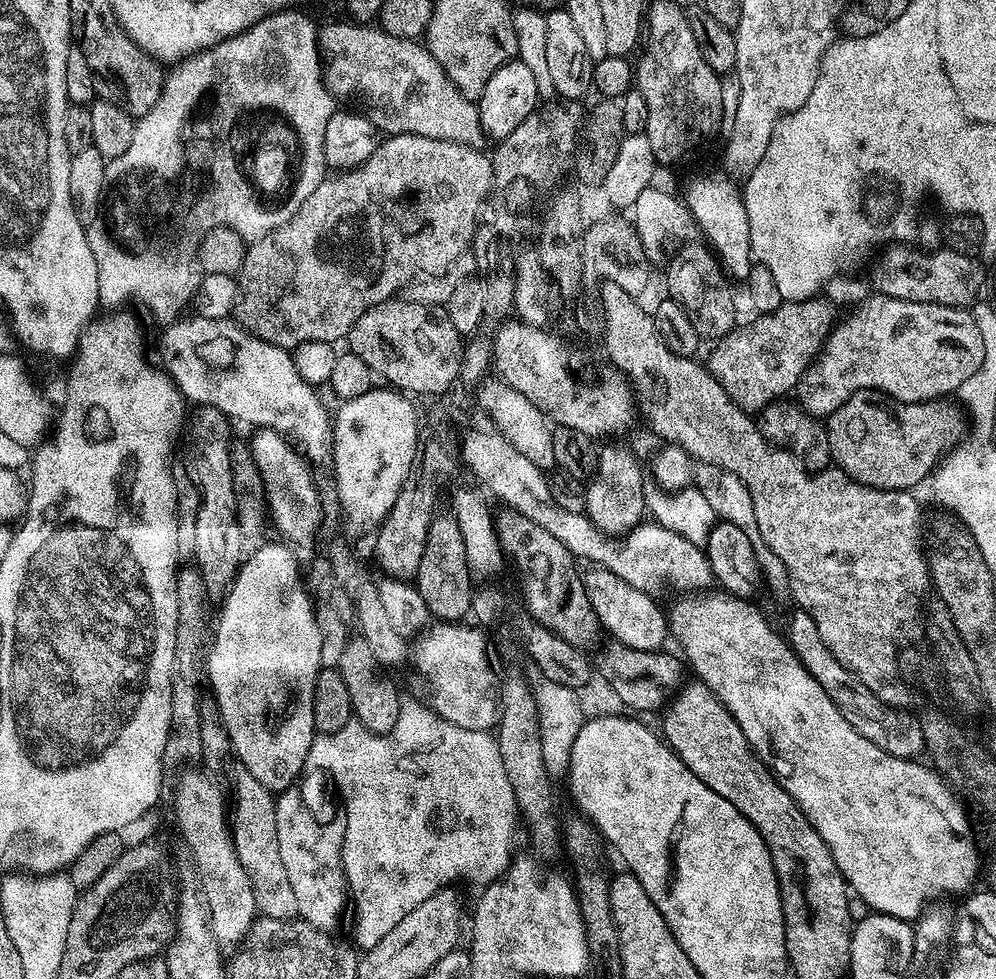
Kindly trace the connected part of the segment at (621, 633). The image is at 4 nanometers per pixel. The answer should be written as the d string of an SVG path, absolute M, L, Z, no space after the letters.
M588 570L582 576L583 592L588 596L588 601L595 614L599 627L605 628L611 639L622 642L634 650L646 650L655 652L665 647L664 639L669 639L670 624L655 604L653 597L649 593L638 590L622 578L603 570Z

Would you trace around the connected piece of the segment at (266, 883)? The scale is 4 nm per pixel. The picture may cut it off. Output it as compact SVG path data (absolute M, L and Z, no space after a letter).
M232 762L228 768L228 780L232 783L230 792L230 827L232 841L238 854L238 862L248 871L254 886L256 910L261 917L270 920L295 920L298 916L298 901L286 875L282 854L278 851L278 818L276 817L276 796L273 789L262 786L250 770L239 762Z

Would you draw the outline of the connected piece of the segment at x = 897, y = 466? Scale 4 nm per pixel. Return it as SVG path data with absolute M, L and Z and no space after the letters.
M856 392L846 402L842 402L842 406L838 406L838 410L834 410L831 416L827 417L826 427L828 430L828 437L830 438L830 450L832 451L832 459L835 467L838 467L851 478L857 480L859 484L865 484L871 488L891 488L893 490L912 490L915 489L915 484L920 484L929 479L935 473L938 465L941 463L942 457L952 451L961 443L960 440L964 436L964 431L970 428L970 424L964 421L966 412L959 403L951 404L953 401L948 398L941 398L938 400L923 400L922 402L914 402L913 404L901 404L887 396L882 392Z

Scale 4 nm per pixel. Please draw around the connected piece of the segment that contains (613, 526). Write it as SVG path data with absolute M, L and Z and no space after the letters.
M608 442L596 454L596 471L587 481L584 512L588 519L609 534L623 534L635 528L644 516L644 472L628 448L619 448L616 442Z

